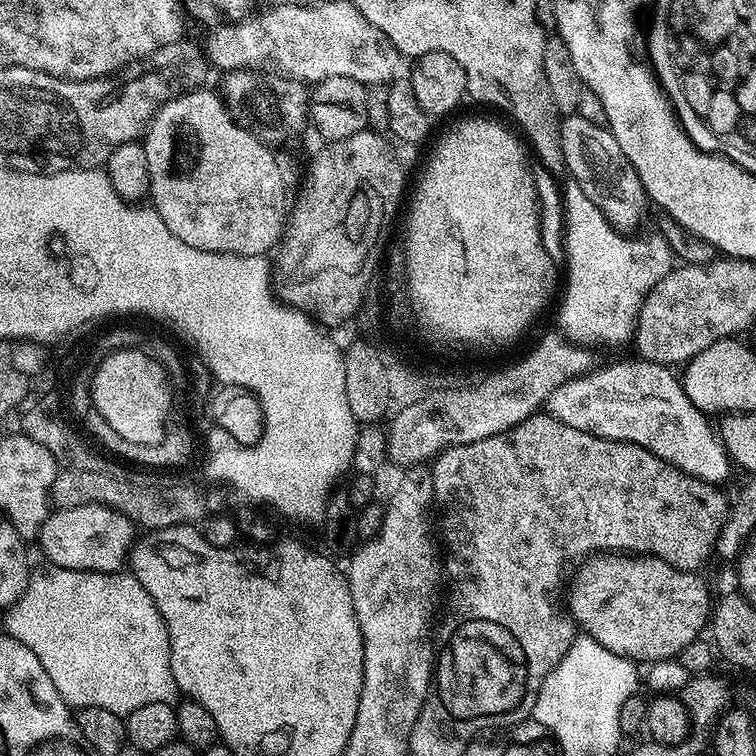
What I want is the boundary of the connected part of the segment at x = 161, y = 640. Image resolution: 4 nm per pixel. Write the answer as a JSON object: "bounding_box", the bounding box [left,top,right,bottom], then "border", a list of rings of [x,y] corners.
{"bounding_box":[2,566,178,718],"border":[[[55,566],[49,567],[47,570],[49,572],[38,573],[37,571],[29,579],[25,592],[12,604],[11,608],[3,613],[2,618],[4,618],[5,626],[8,627],[5,628],[7,635],[22,642],[22,646],[30,646],[30,650],[34,650],[38,662],[42,662],[42,670],[46,670],[46,674],[50,674],[50,682],[54,682],[58,694],[63,700],[73,709],[102,706],[102,710],[110,710],[125,718],[134,710],[138,710],[138,706],[150,706],[150,702],[172,704],[177,699],[178,689],[174,682],[174,674],[170,670],[168,627],[158,610],[158,606],[154,606],[154,598],[150,598],[150,594],[146,594],[142,582],[138,582],[135,576],[124,570],[118,572],[79,572],[73,568],[57,568]]]}

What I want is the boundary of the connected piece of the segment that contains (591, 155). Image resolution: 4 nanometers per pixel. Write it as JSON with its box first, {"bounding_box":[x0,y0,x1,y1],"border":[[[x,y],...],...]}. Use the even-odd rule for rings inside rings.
{"bounding_box":[560,114,646,230],"border":[[[568,114],[560,120],[560,145],[564,155],[564,167],[567,175],[582,186],[582,194],[594,202],[604,212],[613,226],[621,230],[632,230],[644,212],[646,197],[644,187],[626,154],[622,154],[622,146],[607,127],[594,122],[586,122],[579,114]]]}

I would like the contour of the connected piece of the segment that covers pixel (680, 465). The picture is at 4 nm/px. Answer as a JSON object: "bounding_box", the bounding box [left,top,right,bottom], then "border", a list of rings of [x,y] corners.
{"bounding_box":[546,358,734,485],"border":[[[631,358],[622,364],[612,364],[604,370],[589,371],[583,376],[563,384],[554,390],[554,394],[546,401],[547,411],[554,418],[566,422],[566,426],[574,426],[574,430],[586,430],[598,438],[617,440],[627,444],[637,444],[650,450],[658,458],[662,458],[670,466],[682,470],[687,476],[704,480],[708,484],[723,485],[723,480],[731,472],[734,465],[728,458],[728,451],[720,441],[717,429],[708,425],[709,417],[700,411],[684,392],[684,385],[671,367],[655,364],[649,360]]]}

